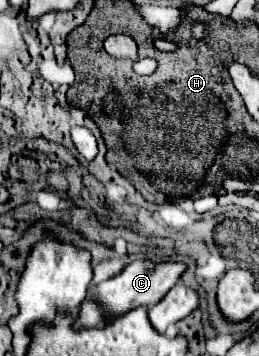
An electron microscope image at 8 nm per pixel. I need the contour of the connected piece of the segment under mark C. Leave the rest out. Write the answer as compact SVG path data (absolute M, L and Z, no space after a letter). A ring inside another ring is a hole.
M139 260L125 266L125 270L97 286L91 288L91 294L81 304L81 316L77 324L85 326L101 326L109 316L119 316L121 312L129 312L129 308L137 306L153 306L157 304L181 278L181 274L187 270L187 264L183 262L151 262L151 260Z

